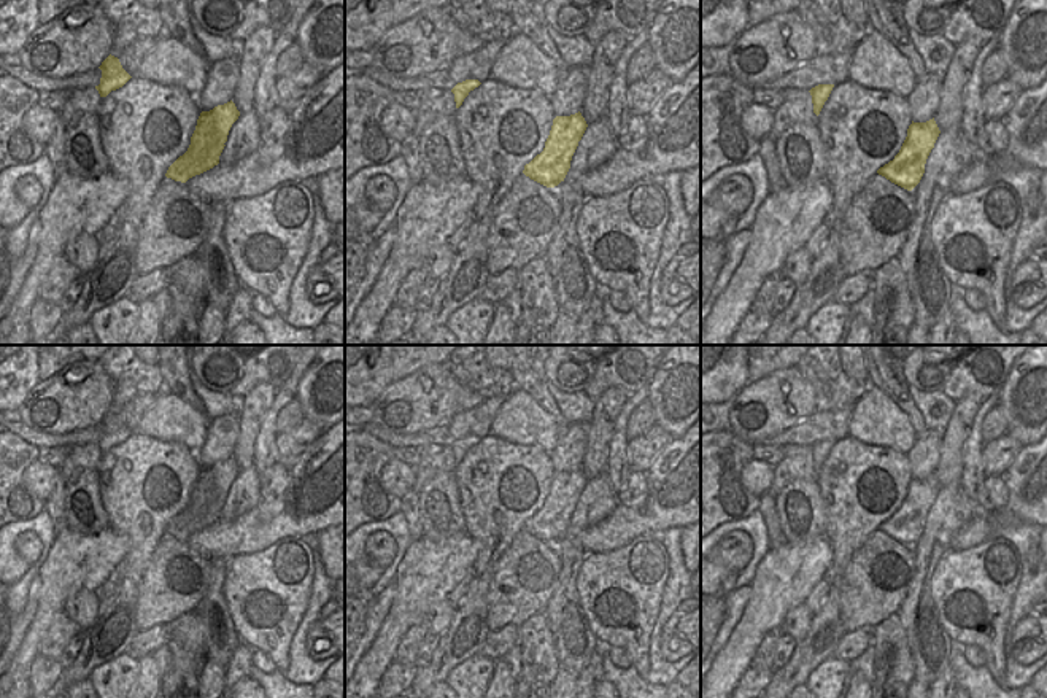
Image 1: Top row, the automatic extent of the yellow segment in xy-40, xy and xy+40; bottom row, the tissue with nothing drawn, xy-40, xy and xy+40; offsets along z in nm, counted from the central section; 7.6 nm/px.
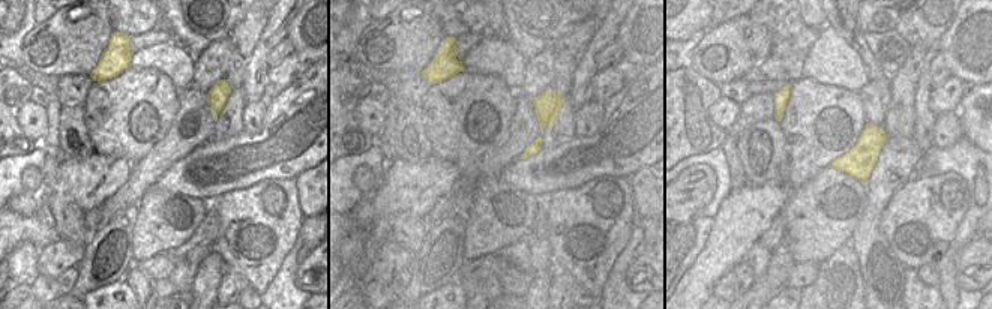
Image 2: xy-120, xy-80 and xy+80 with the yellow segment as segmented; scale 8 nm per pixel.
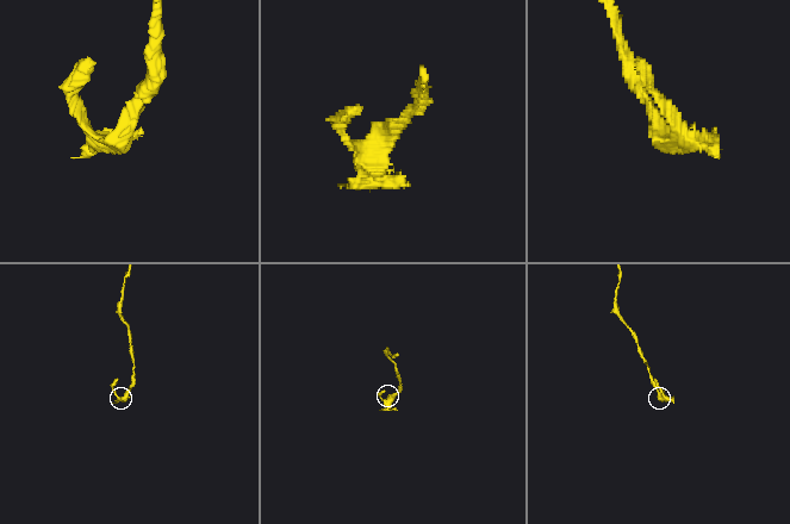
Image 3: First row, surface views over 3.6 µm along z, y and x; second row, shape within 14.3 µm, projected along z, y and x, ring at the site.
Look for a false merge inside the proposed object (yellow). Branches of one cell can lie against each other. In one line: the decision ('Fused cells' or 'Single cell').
Fused cells.

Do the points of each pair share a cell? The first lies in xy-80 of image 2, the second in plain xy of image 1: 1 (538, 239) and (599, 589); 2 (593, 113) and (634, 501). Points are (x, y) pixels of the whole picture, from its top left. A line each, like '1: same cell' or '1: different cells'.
1: different cells
2: same cell

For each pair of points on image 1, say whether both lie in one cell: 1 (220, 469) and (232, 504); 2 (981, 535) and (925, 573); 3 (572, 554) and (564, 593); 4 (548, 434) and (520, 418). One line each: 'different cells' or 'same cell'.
1: same cell
2: different cells
3: same cell
4: same cell

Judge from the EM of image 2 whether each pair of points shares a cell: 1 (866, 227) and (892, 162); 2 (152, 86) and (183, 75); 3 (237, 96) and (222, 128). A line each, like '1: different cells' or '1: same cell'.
1: same cell
2: different cells
3: same cell

